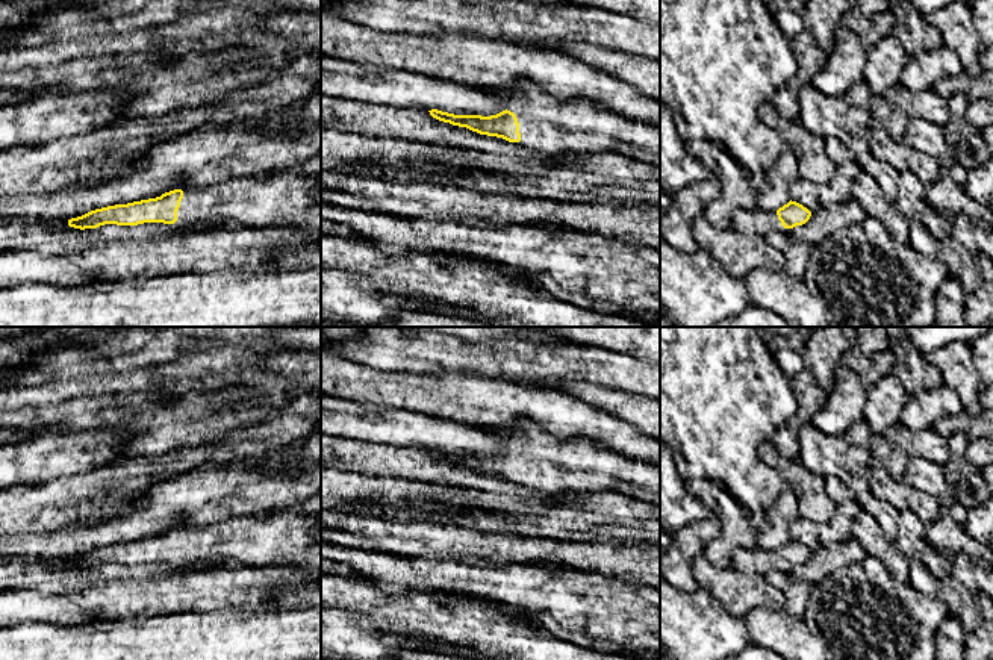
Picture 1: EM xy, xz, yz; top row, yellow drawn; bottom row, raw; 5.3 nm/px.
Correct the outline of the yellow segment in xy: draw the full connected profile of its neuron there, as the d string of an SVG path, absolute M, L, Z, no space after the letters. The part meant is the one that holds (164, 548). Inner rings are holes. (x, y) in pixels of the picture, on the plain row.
M294 512L224 519L203 528L174 528L156 537L115 543L68 559L74 568L163 562L177 566L289 566L321 571L321 513Z

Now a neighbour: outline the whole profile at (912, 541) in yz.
M910 510L898 513L895 545L908 560L922 562L940 583L952 578L954 556L928 542L926 525Z

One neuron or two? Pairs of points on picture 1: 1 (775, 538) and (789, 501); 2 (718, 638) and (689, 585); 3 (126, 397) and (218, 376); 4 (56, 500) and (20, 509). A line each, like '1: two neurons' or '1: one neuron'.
1: one neuron
2: two neurons
3: one neuron
4: one neuron

